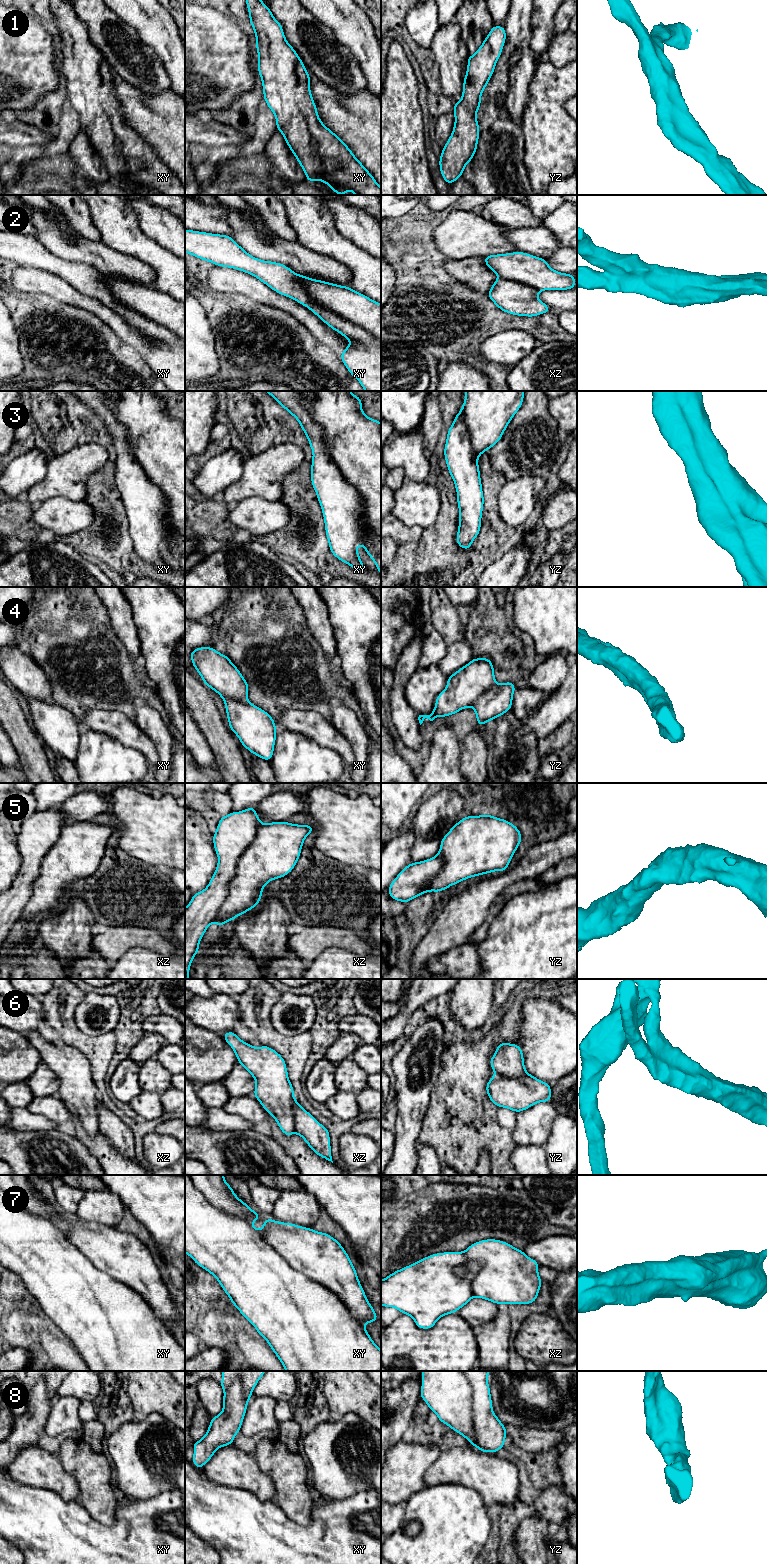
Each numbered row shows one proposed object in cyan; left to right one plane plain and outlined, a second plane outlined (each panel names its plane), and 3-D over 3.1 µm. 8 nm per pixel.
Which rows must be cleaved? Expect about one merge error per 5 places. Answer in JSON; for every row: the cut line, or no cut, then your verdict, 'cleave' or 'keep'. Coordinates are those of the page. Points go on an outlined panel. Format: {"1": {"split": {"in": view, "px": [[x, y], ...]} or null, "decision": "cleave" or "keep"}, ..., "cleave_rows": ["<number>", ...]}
{"1": {"split": null, "decision": "keep"}, "2": {"split": {"in": "xy", "px": [[297, 275], [303, 289], [315, 303], [355, 323], [380, 341]]}, "decision": "cleave"}, "3": {"split": null, "decision": "keep"}, "4": {"split": null, "decision": "keep"}, "5": {"split": null, "decision": "keep"}, "6": {"split": null, "decision": "keep"}, "7": {"split": null, "decision": "keep"}, "8": {"split": null, "decision": "keep"}, "cleave_rows": ["2"]}

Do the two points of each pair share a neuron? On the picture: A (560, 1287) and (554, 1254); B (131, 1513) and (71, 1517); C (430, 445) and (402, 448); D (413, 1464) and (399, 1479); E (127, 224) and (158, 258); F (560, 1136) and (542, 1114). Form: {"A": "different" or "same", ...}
{"A": "same", "B": "same", "C": "different", "D": "same", "E": "same", "F": "different"}

